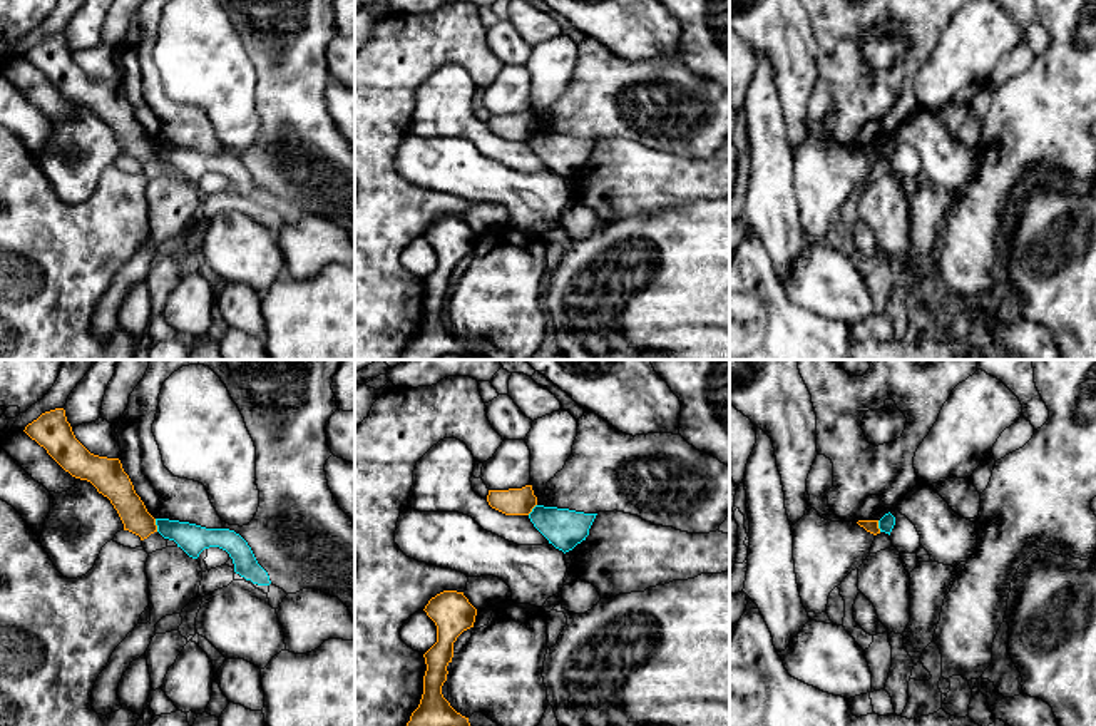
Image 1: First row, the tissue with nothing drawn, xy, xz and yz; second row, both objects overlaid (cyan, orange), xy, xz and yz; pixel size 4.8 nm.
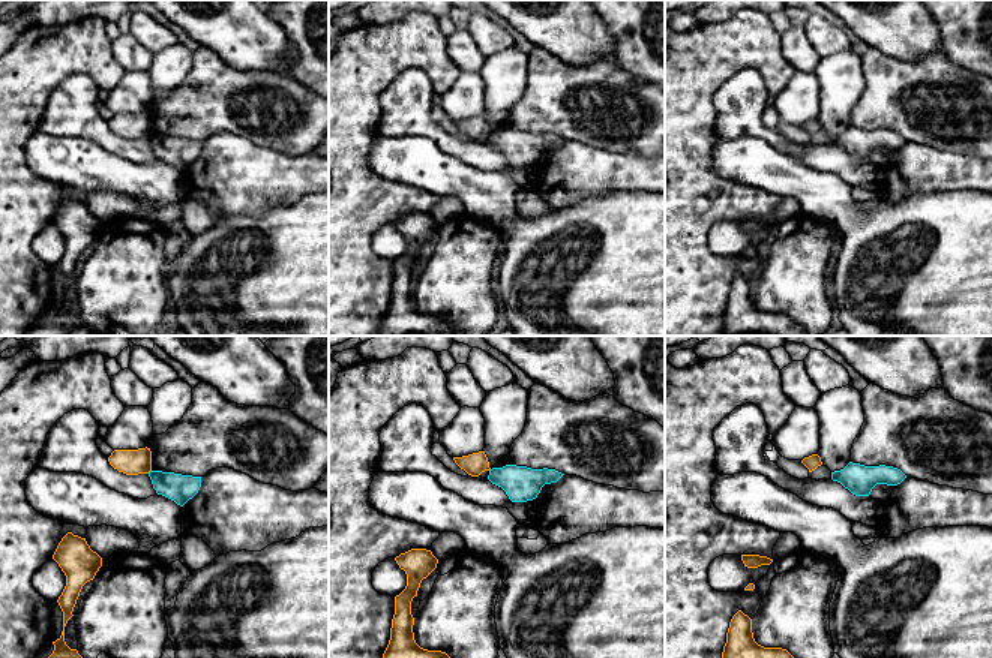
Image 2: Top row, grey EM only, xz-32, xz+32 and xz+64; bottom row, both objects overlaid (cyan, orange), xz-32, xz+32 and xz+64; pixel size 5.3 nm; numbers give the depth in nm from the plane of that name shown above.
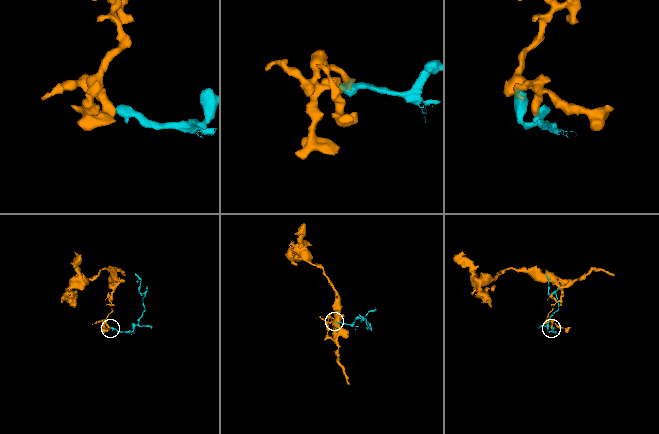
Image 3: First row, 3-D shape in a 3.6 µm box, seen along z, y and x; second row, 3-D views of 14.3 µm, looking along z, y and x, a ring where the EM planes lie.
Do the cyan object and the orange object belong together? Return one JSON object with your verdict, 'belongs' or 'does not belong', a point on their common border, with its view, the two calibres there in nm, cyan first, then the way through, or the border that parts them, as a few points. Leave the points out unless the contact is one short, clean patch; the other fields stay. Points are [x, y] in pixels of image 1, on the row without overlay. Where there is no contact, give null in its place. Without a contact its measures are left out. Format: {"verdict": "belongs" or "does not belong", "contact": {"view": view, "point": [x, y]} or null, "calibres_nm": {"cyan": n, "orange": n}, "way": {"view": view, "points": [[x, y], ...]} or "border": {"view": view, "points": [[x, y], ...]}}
{"verdict": "does not belong", "contact": {"view": "xy", "point": [156, 149]}, "calibres_nm": {"cyan": 150, "orange": 140}, "border": {"view": "xy", "points": [[154, 144], [158, 156]]}}

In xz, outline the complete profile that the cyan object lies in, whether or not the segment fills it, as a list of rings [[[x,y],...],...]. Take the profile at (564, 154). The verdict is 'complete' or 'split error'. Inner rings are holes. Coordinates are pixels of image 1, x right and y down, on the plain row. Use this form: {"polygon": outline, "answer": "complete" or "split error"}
{"polygon": [[[535,130],[529,139],[534,152],[564,179],[586,166],[597,139]]], "answer": "complete"}

